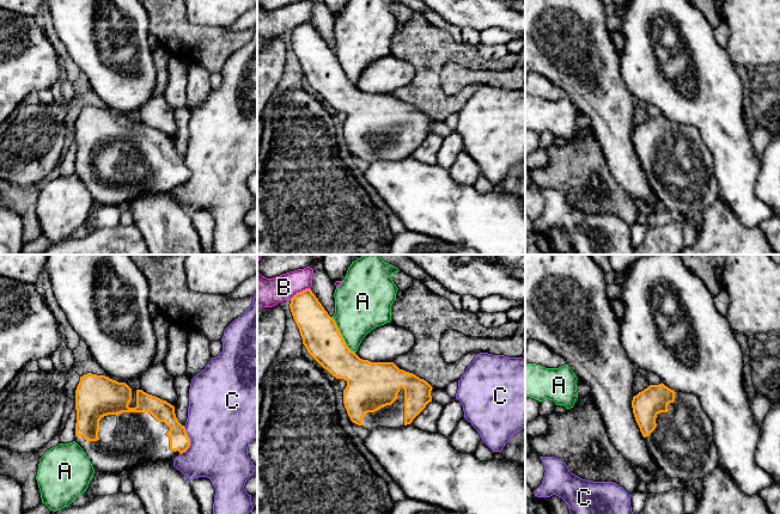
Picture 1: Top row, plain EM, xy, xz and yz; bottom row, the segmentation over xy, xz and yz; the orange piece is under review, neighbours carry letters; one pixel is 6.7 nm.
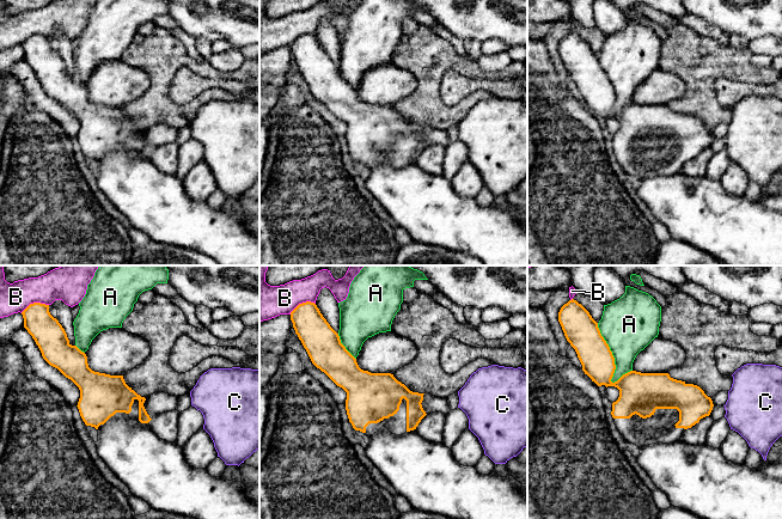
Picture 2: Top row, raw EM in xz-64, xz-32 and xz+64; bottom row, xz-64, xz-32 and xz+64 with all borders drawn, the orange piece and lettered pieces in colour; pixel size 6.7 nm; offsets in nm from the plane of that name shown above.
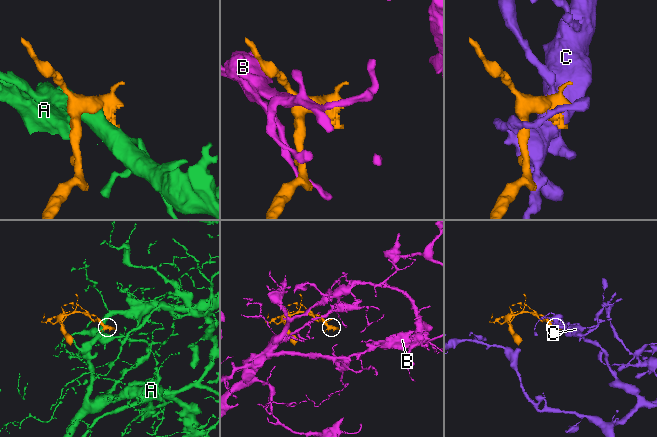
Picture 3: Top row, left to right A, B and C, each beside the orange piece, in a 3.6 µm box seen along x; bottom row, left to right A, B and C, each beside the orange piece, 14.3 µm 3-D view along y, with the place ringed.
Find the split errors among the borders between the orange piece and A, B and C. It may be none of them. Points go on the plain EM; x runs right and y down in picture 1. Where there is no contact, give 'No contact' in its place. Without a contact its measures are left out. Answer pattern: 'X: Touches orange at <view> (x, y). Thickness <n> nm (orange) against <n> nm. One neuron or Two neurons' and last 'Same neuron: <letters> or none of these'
A: Touches orange at xz (341, 67). Thickness 260 nm (orange) against 360 nm. Two neurons
B: Touches orange at xz (300, 24). Thickness 220 nm (orange) against 190 nm. Two neurons
C: Touches orange at xy (189, 173). Thickness 130 nm (orange) against 460 nm. Two neurons
Same neuron: none of these

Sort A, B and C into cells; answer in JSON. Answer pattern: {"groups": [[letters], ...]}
{"groups": [["A"], ["B"], ["C"]]}

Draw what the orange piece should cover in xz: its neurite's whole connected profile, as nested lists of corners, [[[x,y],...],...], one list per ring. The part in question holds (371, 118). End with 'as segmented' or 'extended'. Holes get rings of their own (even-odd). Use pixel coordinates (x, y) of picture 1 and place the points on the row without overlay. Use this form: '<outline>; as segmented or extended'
[[[311,22],[297,25],[290,36],[307,85],[333,109],[347,114],[343,136],[351,153],[368,164],[376,159],[400,160],[413,152],[432,134],[432,118],[413,105],[400,102],[394,94],[371,94],[352,84],[335,53],[328,47]]]; extended

